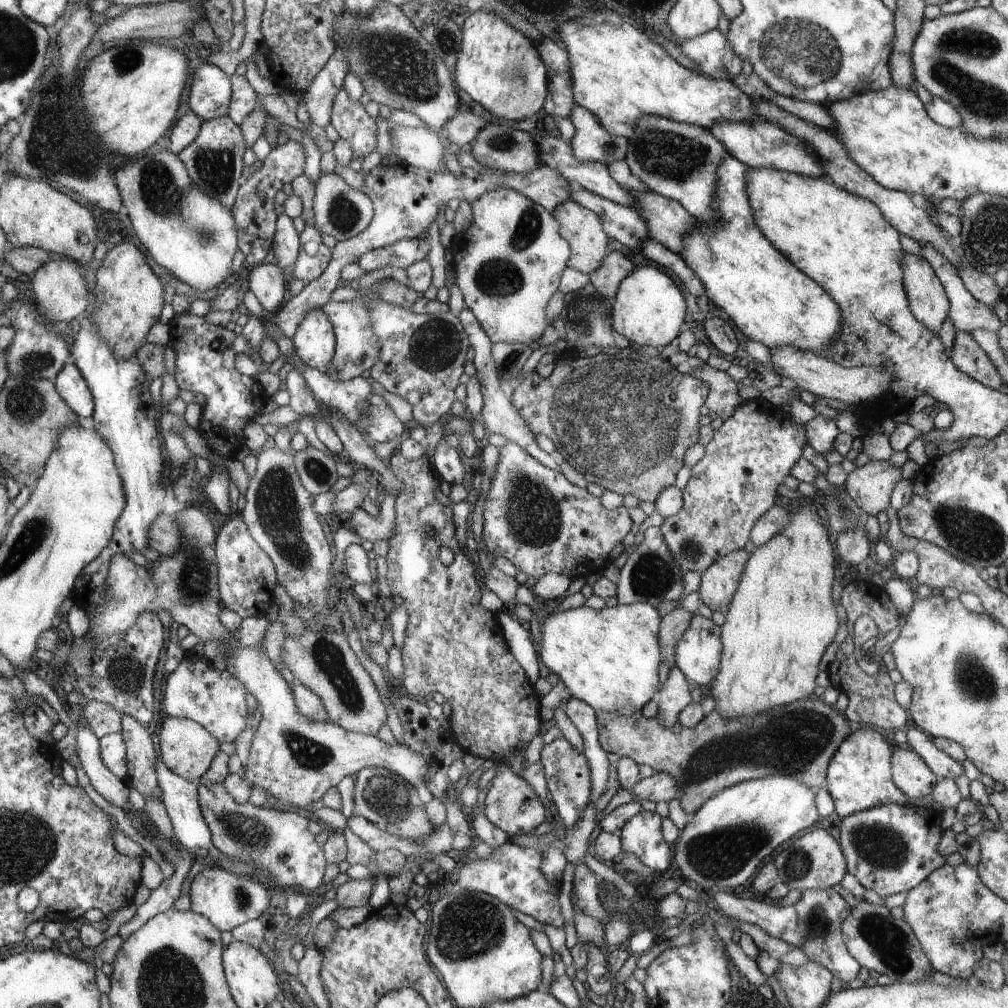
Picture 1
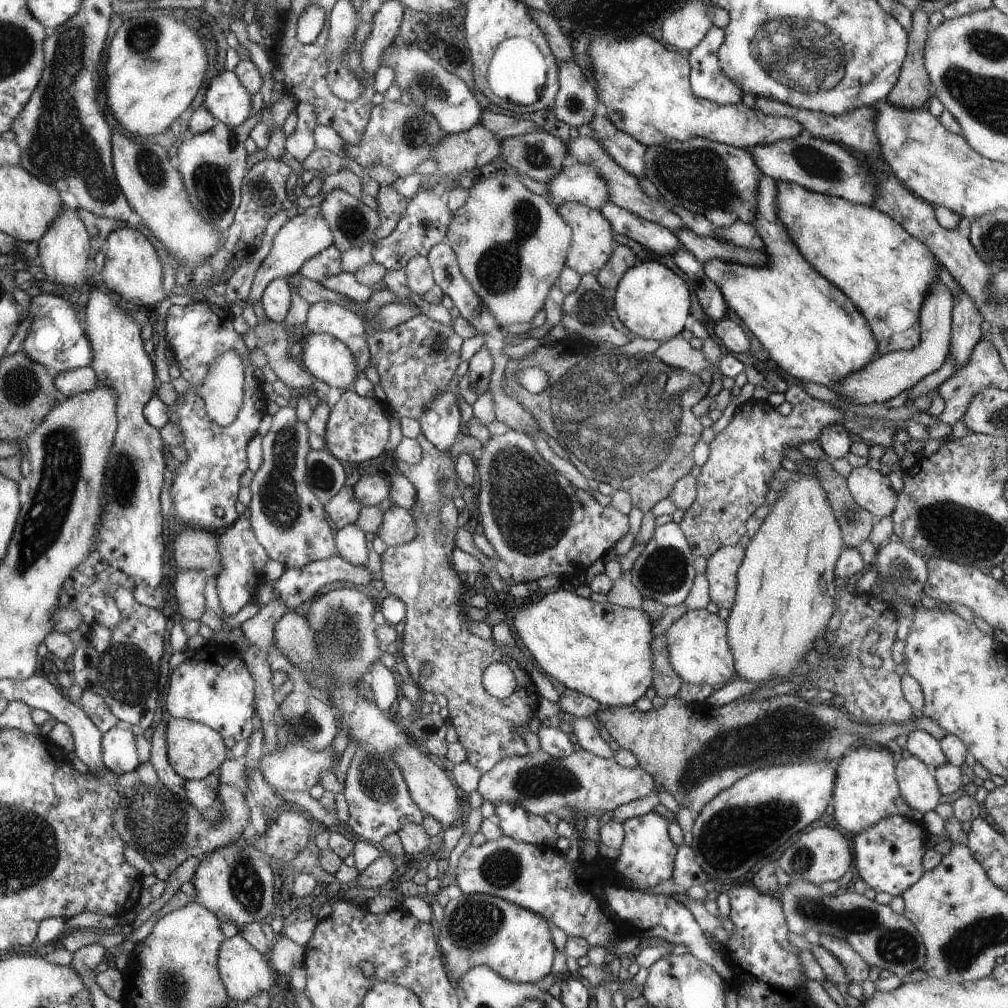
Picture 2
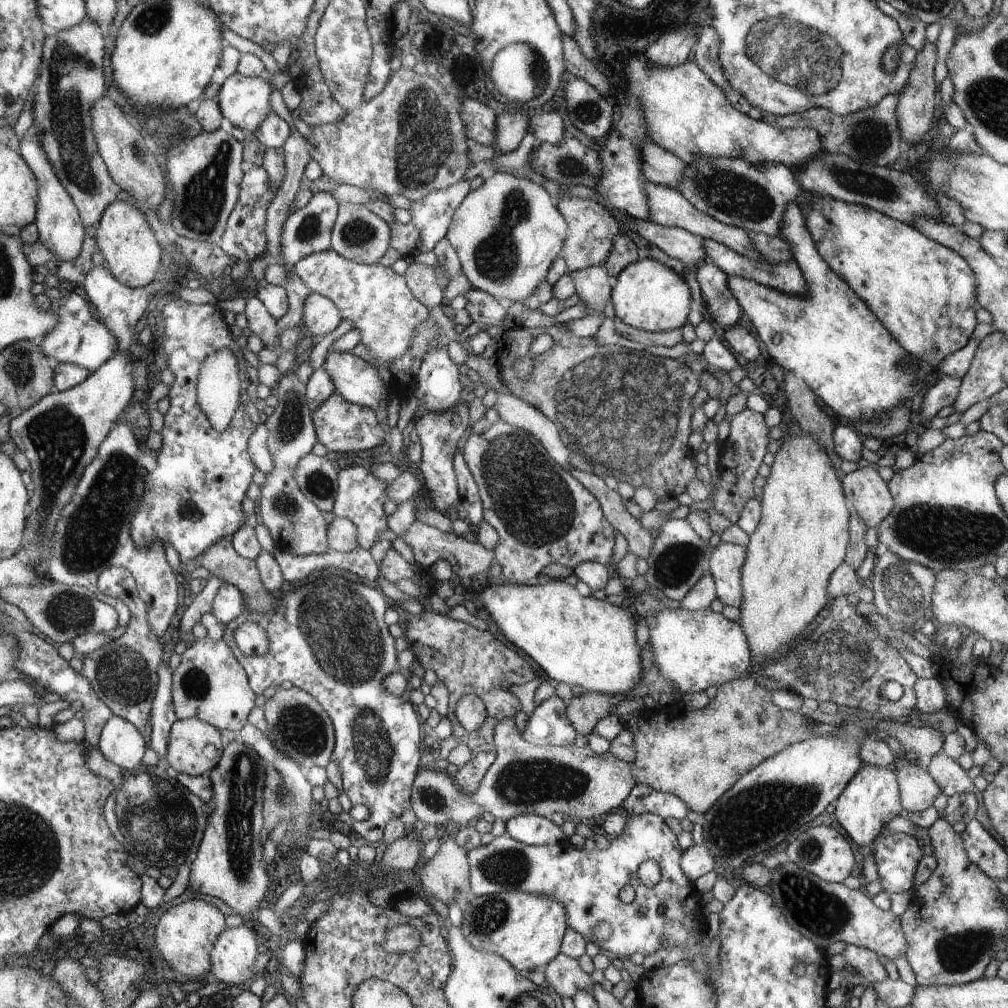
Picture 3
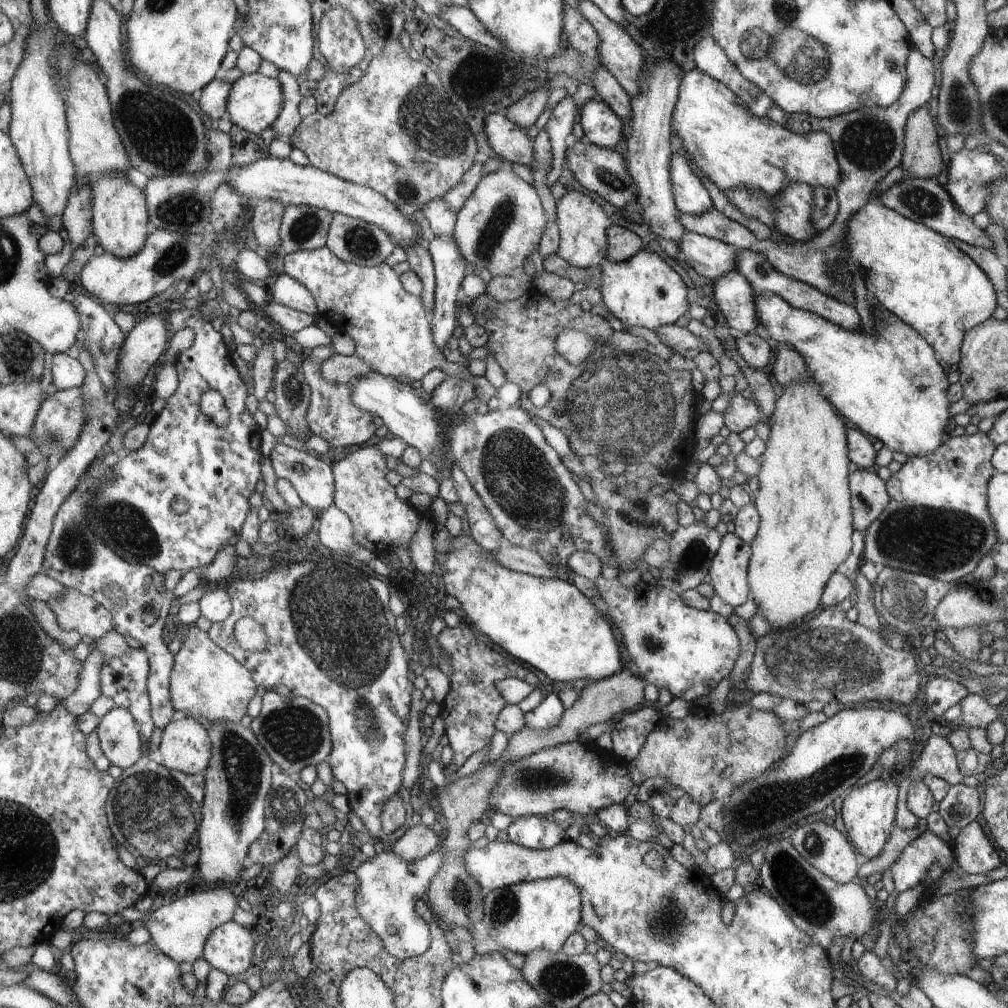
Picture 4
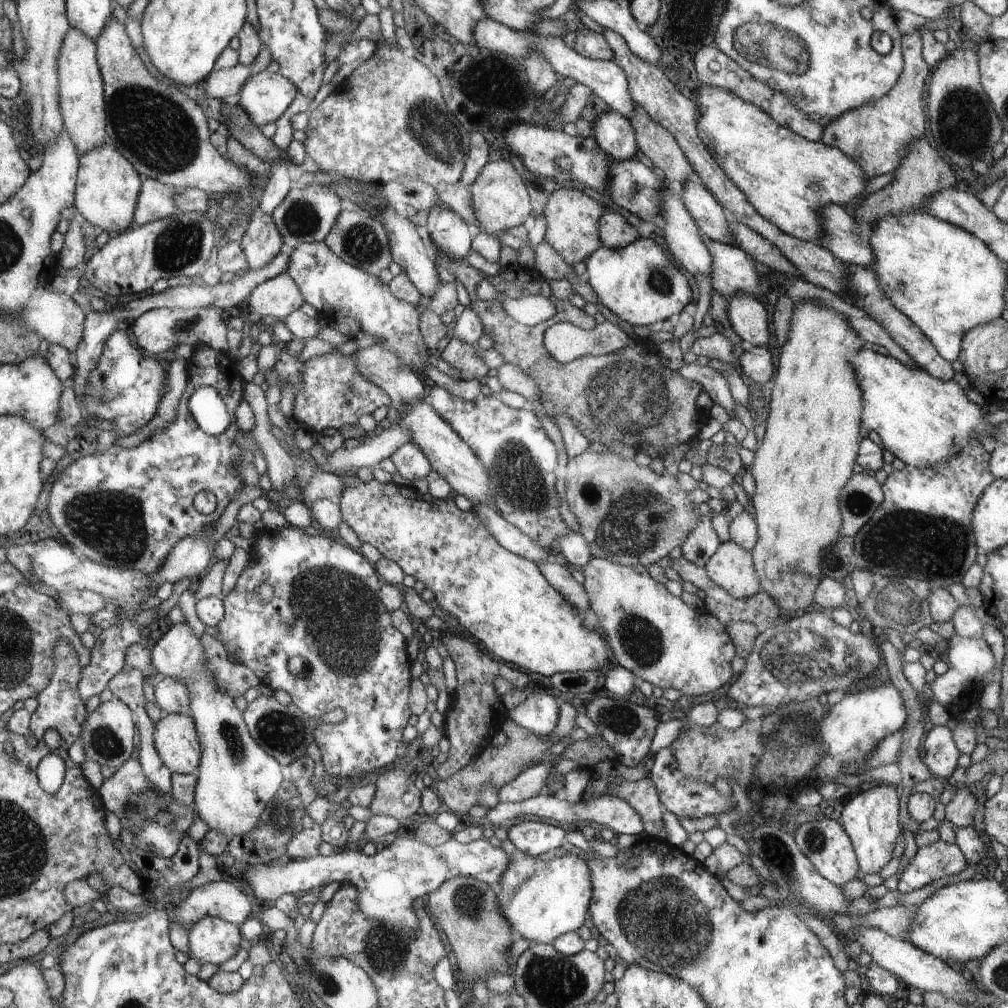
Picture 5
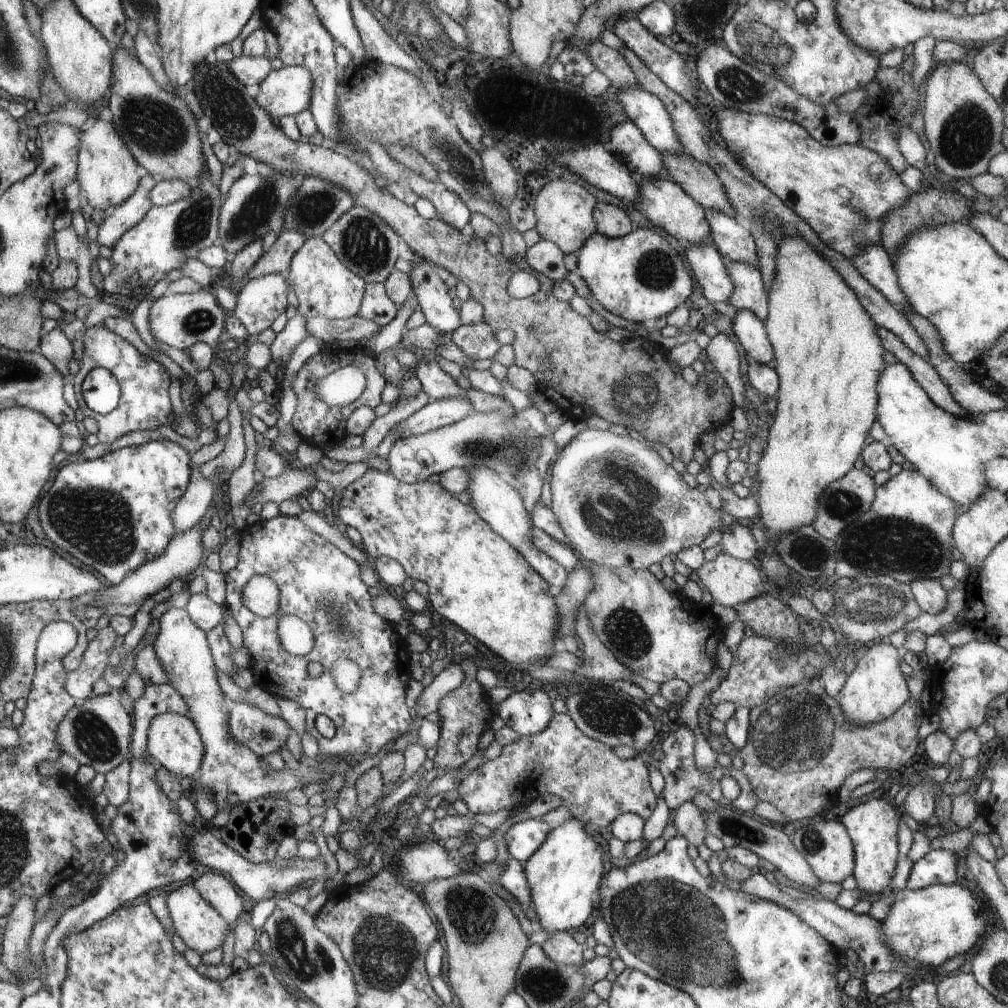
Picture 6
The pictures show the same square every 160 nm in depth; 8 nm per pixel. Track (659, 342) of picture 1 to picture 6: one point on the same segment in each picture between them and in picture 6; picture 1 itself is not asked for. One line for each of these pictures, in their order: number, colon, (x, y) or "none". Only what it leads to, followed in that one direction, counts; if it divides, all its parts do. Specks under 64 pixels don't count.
2: (651, 301)
3: (649, 296)
4: (644, 290)
5: (638, 283)
6: (638, 276)

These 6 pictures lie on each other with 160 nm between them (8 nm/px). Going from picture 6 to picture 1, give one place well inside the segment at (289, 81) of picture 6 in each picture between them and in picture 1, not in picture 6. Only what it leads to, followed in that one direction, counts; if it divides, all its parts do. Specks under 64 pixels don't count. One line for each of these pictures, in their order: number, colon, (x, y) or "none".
1: (211, 93)
2: (227, 99)
3: (245, 101)
4: (255, 101)
5: (264, 97)

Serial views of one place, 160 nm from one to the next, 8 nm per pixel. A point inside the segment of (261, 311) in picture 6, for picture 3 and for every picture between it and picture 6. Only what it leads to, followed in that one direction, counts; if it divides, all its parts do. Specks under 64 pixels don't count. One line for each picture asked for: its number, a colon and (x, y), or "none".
3: (320, 315)
4: (284, 289)
5: (279, 296)

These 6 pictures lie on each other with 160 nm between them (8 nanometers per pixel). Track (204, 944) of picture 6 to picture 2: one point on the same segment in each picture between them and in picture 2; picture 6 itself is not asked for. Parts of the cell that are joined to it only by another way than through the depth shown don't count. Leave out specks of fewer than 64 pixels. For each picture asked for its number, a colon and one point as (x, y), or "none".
2: (245, 972)
3: (233, 956)
4: (229, 948)
5: (213, 940)

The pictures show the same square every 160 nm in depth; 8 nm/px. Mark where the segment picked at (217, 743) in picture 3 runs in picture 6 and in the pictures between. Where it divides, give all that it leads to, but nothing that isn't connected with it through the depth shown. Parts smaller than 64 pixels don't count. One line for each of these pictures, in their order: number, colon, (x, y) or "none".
4: (186, 746)
5: (180, 748)
6: (173, 740)

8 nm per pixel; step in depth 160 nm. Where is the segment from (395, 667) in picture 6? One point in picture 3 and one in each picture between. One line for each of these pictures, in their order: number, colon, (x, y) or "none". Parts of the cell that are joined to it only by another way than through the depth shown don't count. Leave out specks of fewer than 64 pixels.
3: (329, 638)
4: (331, 635)
5: (325, 609)

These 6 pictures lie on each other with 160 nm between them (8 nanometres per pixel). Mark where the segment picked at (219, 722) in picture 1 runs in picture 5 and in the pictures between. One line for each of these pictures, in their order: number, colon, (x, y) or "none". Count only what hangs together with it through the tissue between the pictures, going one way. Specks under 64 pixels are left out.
2: (213, 686)
3: (210, 684)
4: (207, 682)
5: (172, 695)

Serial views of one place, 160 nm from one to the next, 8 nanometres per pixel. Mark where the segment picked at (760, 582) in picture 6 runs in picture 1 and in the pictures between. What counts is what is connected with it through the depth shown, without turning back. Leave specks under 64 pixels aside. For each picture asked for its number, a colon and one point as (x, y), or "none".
1: (718, 585)
2: (722, 569)
3: (725, 562)
4: (729, 568)
5: (732, 566)

